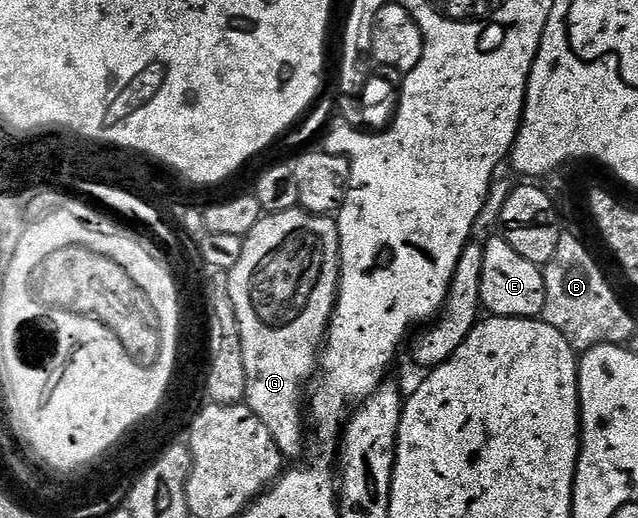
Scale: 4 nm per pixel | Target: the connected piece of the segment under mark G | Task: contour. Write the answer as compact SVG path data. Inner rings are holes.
M299 206L263 215L262 220L252 226L242 245L244 251L240 253L240 262L236 262L236 266L232 266L226 276L226 289L232 310L236 310L240 346L244 350L244 403L250 407L252 414L256 414L256 418L260 418L260 422L264 422L264 426L268 426L268 434L272 434L283 457L290 458L302 452L304 385L313 381L319 371L326 329L330 326L334 303L338 300L338 225L331 217L305 212Z

